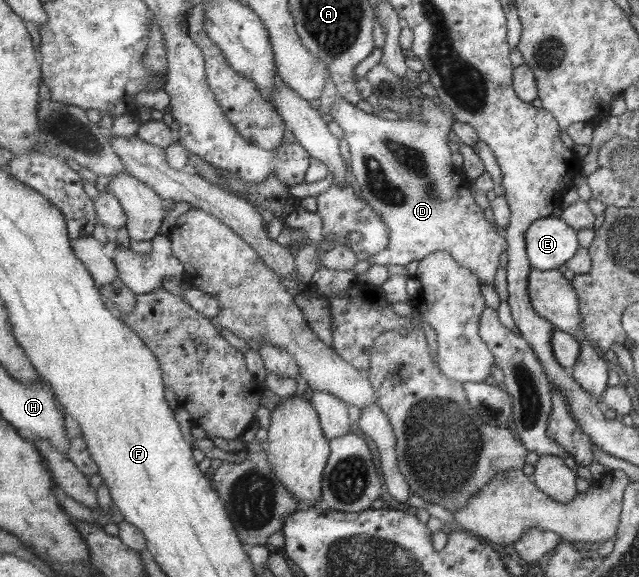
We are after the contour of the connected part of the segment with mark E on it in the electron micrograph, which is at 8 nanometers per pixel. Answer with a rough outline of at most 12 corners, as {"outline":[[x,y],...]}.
{"outline":[[558,215],[526,232],[532,269],[557,269],[574,256],[578,232]]}

